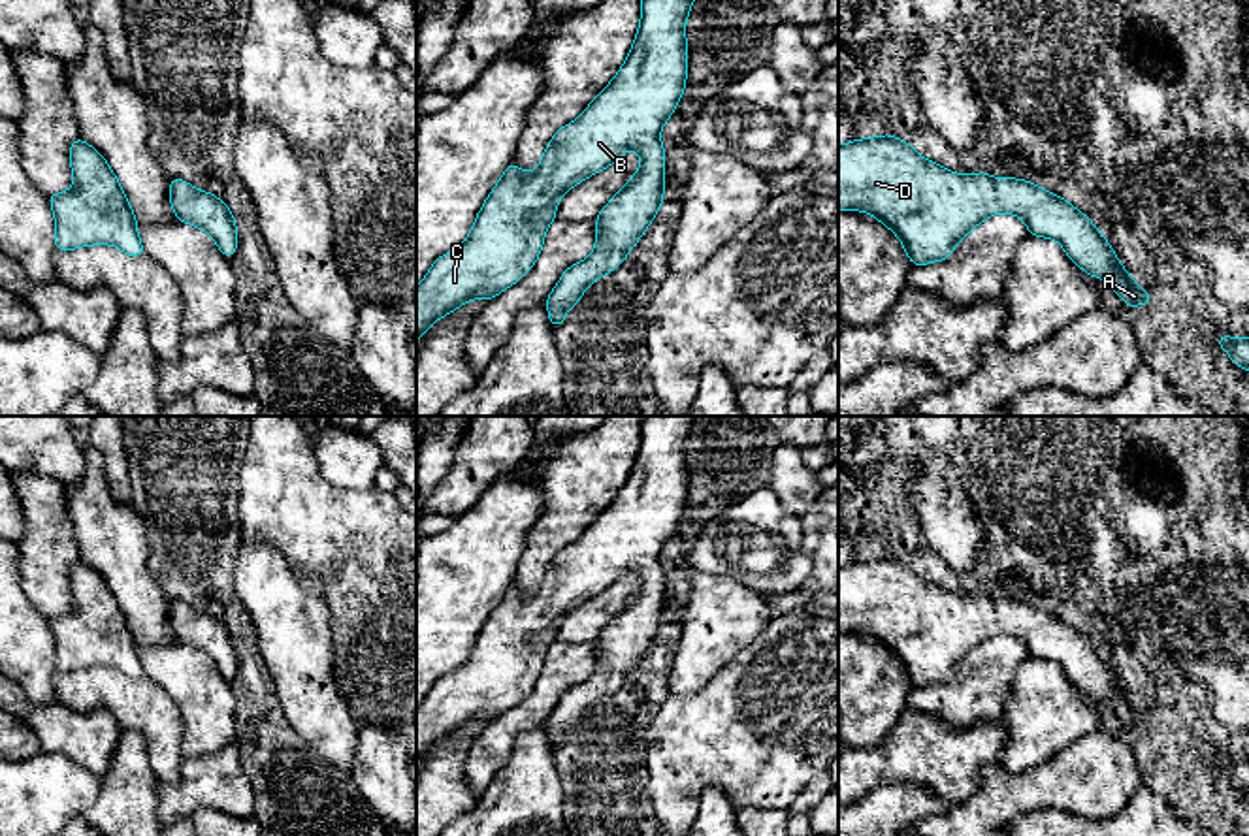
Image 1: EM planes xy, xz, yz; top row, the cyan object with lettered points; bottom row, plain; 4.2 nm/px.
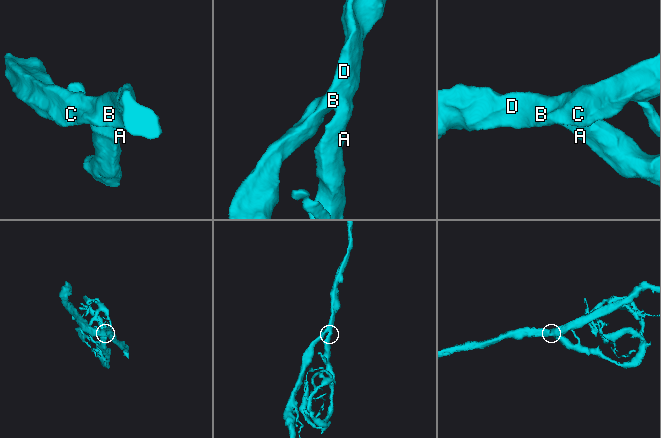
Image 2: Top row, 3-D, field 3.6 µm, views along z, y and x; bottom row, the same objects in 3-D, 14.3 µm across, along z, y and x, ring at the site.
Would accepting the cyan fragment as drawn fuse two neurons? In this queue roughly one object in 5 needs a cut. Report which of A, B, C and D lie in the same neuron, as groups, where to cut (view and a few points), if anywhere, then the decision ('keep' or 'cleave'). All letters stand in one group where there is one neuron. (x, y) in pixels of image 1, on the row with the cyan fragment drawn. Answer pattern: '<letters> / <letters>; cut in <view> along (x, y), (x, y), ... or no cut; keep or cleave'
A B C D; no cut; keep

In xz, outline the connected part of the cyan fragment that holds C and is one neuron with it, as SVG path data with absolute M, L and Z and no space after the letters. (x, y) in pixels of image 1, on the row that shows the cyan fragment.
M642 0L641 24L631 51L614 79L592 100L582 115L560 128L548 141L539 166L524 173L514 162L480 207L467 239L443 254L416 288L416 343L439 318L469 299L490 301L516 284L537 262L546 228L556 220L561 196L614 164L625 151L641 154L637 173L599 211L597 239L592 254L567 267L546 297L552 328L563 324L588 286L614 271L648 230L665 198L665 149L659 134L684 94L688 77L686 19L693 0Z

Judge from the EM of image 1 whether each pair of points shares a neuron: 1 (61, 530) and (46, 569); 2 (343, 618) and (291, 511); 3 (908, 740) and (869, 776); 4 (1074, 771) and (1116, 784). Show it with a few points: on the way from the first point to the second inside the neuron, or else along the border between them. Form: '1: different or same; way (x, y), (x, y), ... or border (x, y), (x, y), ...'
1: same; way (51, 539), (46, 560)
2: same; way (343, 592), (343, 563), (317, 537)
3: same; way (899, 750), (878, 767)
4: same; way (1084, 778), (1106, 778)

